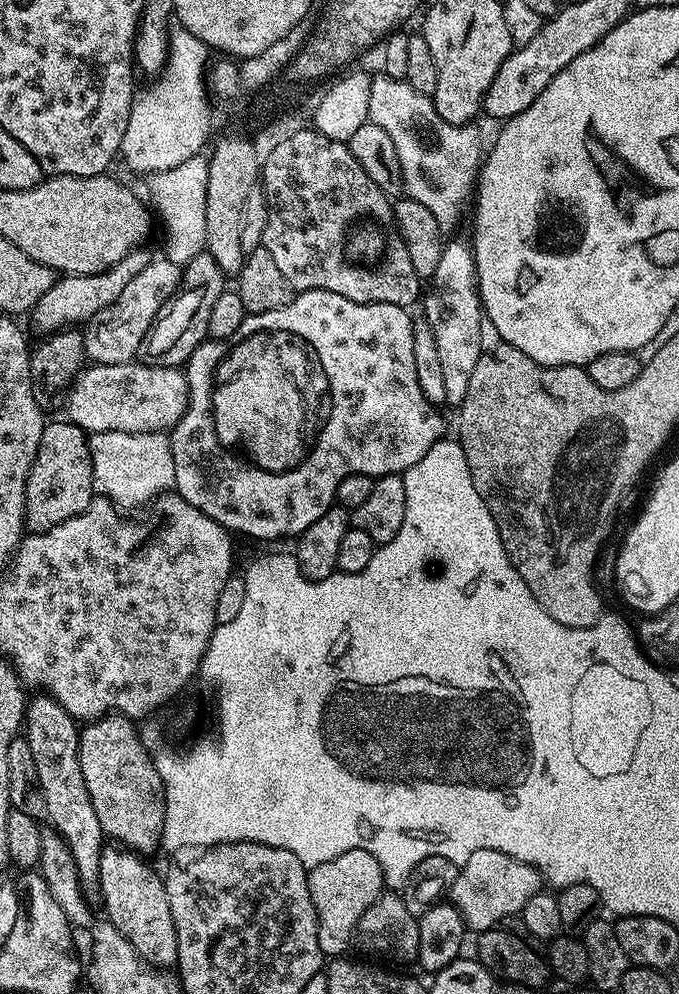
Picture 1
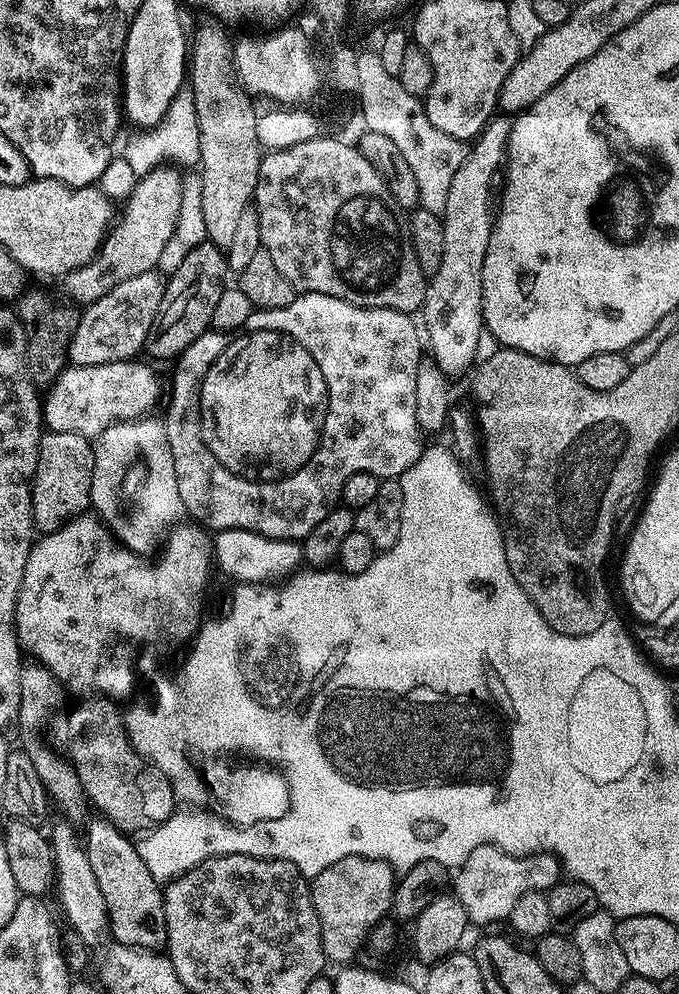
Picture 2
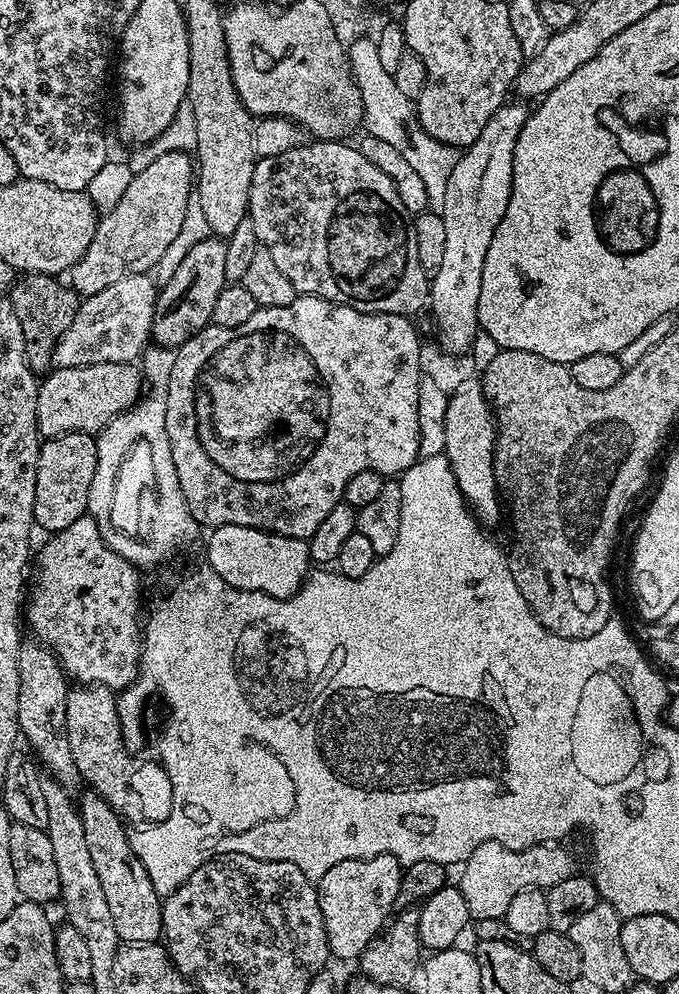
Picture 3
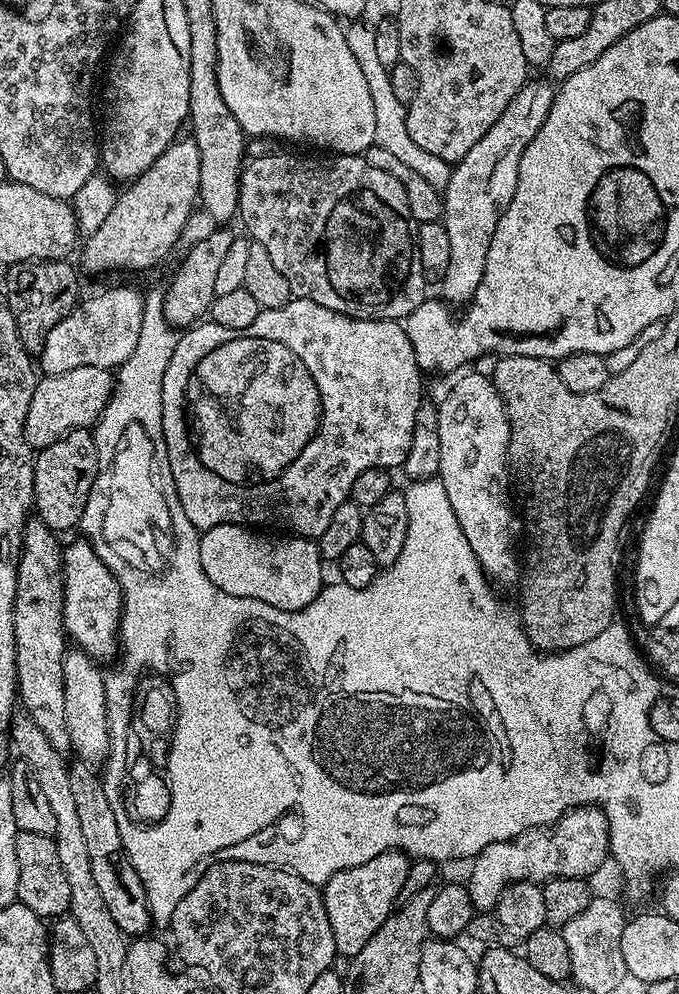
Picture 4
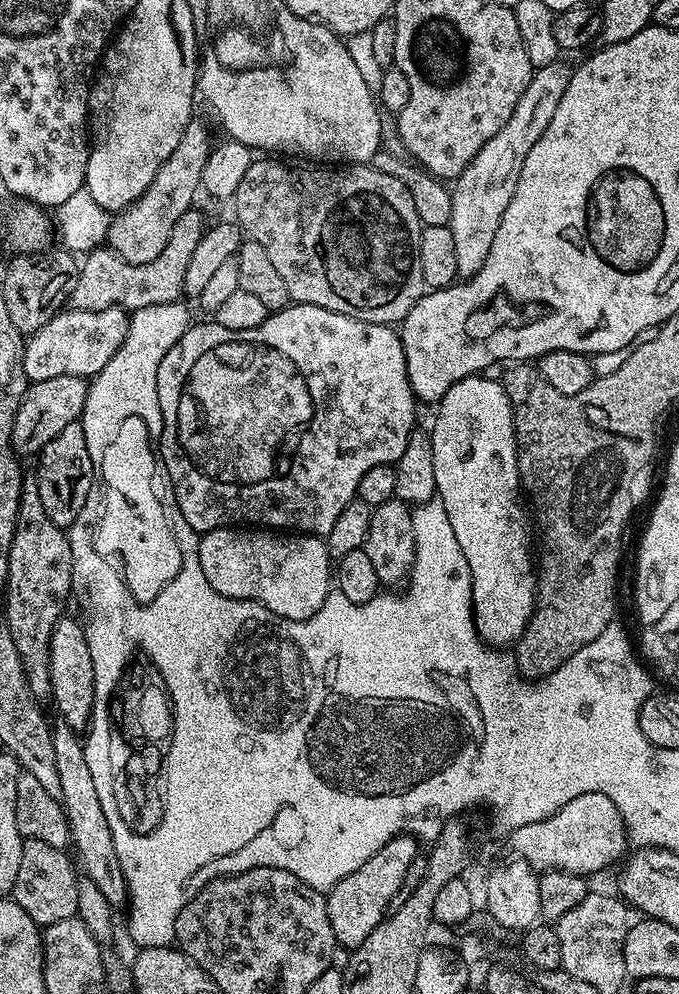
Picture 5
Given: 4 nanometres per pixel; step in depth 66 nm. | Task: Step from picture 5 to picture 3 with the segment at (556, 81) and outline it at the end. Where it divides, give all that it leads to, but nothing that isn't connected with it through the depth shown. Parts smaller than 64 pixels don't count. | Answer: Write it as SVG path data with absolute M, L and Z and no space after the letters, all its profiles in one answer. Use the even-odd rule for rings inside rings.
M506 102L482 126L482 134L473 144L460 152L460 161L454 166L454 174L450 174L450 183L446 185L446 198L442 205L442 215L446 226L446 247L442 258L442 266L431 277L428 304L432 308L432 320L436 323L436 336L440 339L440 348L452 356L460 356L469 351L478 333L478 294L482 294L482 266L486 262L486 250L490 250L490 238L494 238L494 230L498 222L506 214L506 206L510 202L512 189L512 167L514 166L514 146L518 142L518 134L522 134L522 126L530 115L523 103Z

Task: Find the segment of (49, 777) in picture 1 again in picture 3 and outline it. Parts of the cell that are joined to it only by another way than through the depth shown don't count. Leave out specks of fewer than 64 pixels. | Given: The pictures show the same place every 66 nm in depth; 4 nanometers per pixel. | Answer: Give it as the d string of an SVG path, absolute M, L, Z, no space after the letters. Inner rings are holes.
M21 643L18 654L18 726L20 734L25 741L28 739L29 746L27 747L34 753L43 771L53 780L57 780L61 788L72 790L75 784L81 783L81 778L78 774L78 766L74 766L74 754L70 754L70 738L66 730L66 706L68 705L70 680L64 675L63 666L56 661L56 657L43 644L31 643Z

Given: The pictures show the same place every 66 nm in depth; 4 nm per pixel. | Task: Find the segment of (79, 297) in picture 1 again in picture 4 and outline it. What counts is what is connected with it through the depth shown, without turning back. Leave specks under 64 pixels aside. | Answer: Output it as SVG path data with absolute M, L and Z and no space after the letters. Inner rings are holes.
M177 138L136 180L116 197L114 208L98 230L87 233L84 244L84 268L88 272L144 272L152 268L168 251L172 252L198 204L200 195L200 155L196 141Z

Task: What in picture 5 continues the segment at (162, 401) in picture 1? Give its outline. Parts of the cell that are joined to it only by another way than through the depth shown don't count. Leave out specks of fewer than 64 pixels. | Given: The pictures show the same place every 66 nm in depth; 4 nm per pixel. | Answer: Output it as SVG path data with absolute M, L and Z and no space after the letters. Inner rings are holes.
M59 376L29 383L28 390L24 393L22 402L18 406L18 414L14 418L12 427L12 449L16 451L17 457L35 457L44 449L46 442L54 442L54 438L62 434L66 426L77 423L83 417L84 403L88 397L88 385L89 381L83 376Z

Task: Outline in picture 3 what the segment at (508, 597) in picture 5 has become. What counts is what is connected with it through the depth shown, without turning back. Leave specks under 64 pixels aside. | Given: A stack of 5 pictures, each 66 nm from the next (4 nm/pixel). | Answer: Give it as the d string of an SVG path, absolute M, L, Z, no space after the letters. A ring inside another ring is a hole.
M479 379L464 380L448 397L446 406L446 446L443 455L447 456L454 470L454 478L460 493L468 501L477 520L485 525L492 524L502 516L502 501L496 490L494 462L492 455L496 449L496 421L488 399L484 396L484 385Z

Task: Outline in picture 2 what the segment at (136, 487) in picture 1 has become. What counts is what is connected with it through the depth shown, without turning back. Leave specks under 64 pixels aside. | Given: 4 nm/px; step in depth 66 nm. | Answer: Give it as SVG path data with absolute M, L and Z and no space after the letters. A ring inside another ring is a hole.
M141 418L128 420L125 424L111 424L111 426L95 437L94 451L94 478L92 479L92 503L95 515L108 525L109 531L127 551L139 553L155 546L156 539L163 537L173 527L170 518L176 521L181 519L184 512L184 503L178 494L178 478L174 478L174 454L170 454L170 442L166 438L166 430L159 419ZM140 454L148 460L152 468L152 478L148 478L144 488L138 488L136 500L122 502L120 480L124 470L130 466L130 460ZM152 480L152 482L150 482ZM142 500L142 502L140 502ZM96 508L96 509L95 509ZM128 512L126 518L120 514ZM136 514L136 516L130 516Z

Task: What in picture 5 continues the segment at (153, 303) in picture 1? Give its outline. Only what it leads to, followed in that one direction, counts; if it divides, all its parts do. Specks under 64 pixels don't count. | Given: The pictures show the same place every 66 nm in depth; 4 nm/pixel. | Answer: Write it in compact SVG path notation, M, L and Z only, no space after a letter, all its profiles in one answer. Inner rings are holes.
M80 308L61 310L46 326L33 332L24 341L24 373L30 382L59 376L96 376L114 358L118 346L128 333L130 316L125 309L107 308L91 312Z

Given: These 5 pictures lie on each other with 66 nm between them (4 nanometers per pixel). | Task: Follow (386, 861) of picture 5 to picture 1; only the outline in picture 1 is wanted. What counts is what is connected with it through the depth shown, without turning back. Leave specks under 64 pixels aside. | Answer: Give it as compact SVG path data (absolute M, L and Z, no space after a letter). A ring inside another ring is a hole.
M361 848L346 850L346 854L330 858L330 862L308 868L308 889L318 922L318 946L324 957L343 957L347 953L344 951L353 947L358 918L366 914L368 907L382 895L385 888L384 871L378 858Z

